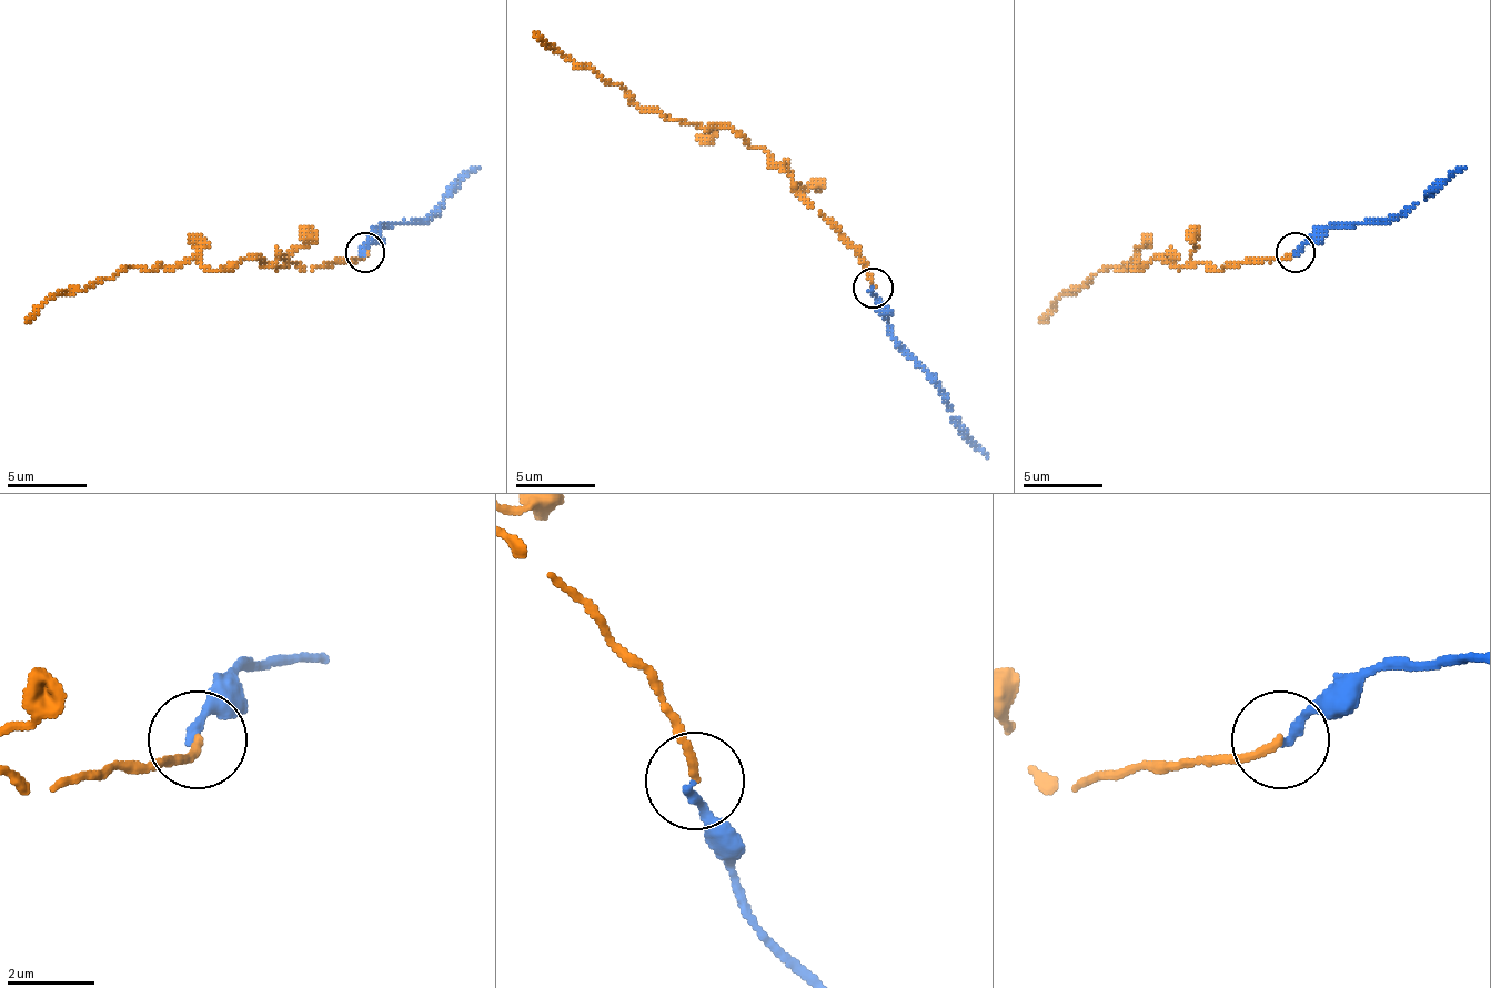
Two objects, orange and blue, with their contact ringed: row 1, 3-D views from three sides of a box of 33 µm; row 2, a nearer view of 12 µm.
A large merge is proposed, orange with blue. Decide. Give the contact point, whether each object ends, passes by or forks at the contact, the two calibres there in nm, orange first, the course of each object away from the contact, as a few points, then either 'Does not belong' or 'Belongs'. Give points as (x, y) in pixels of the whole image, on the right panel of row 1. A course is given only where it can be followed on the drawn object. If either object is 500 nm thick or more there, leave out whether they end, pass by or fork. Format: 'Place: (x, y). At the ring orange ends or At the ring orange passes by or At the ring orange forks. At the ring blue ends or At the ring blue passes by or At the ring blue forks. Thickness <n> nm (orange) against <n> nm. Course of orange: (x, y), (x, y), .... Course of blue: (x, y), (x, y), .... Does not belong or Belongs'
Place: (1295, 252). At the ring orange ends. At the ring blue ends. Thickness 180 nm (orange) against 190 nm. Course of orange: (1295, 251), (1219, 271), (1155, 259), (1135, 271), (1131, 259), (1119, 271), (1104, 266), (1068, 291), (1040, 322). Course of blue: (1295, 251), (1338, 227), (1389, 223), (1433, 195), (1464, 168). Belongs

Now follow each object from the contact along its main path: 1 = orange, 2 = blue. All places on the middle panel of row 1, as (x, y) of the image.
1: (872, 286), (868, 263), (761, 148), (728, 128), (693, 123), (650, 112), (590, 68), (566, 60), (534, 32)
2: (872, 286), (887, 330), (932, 382), (955, 425), (987, 457)

